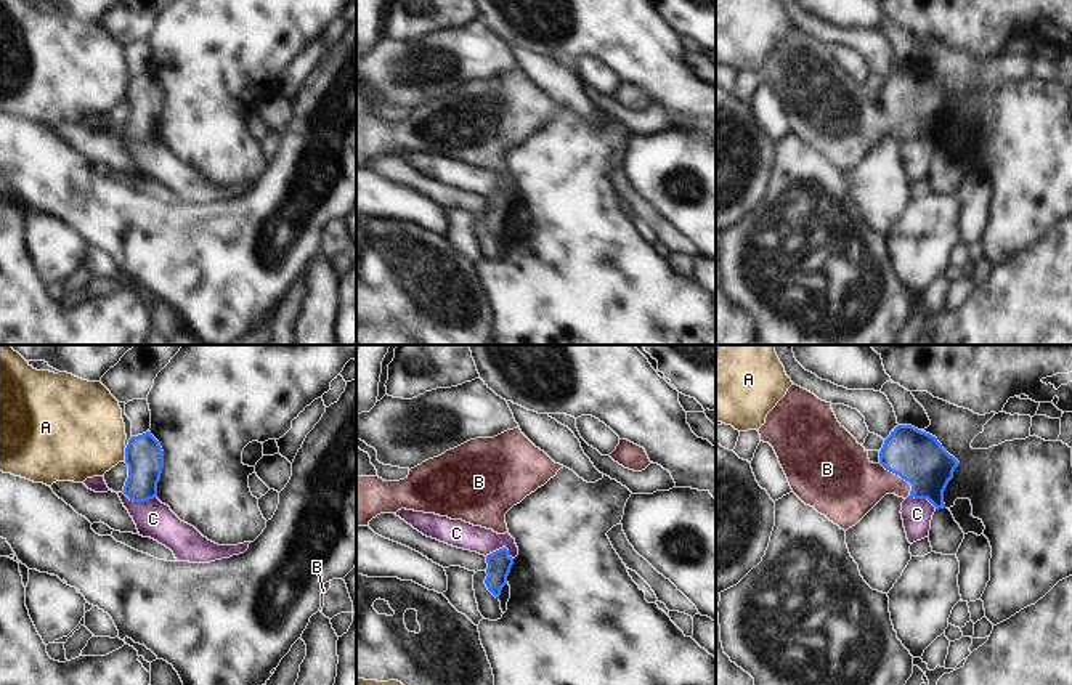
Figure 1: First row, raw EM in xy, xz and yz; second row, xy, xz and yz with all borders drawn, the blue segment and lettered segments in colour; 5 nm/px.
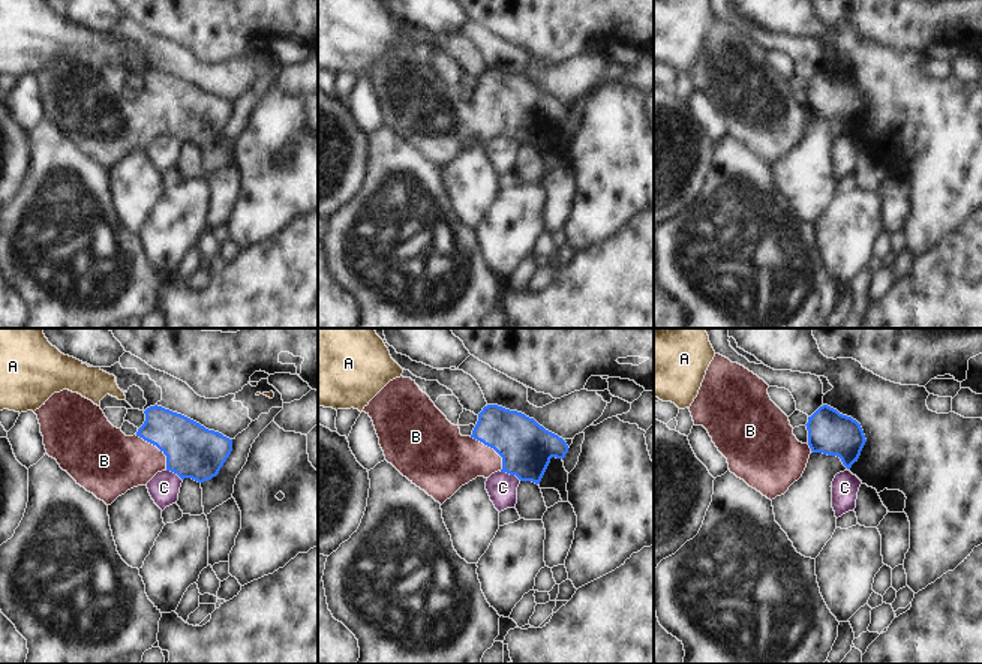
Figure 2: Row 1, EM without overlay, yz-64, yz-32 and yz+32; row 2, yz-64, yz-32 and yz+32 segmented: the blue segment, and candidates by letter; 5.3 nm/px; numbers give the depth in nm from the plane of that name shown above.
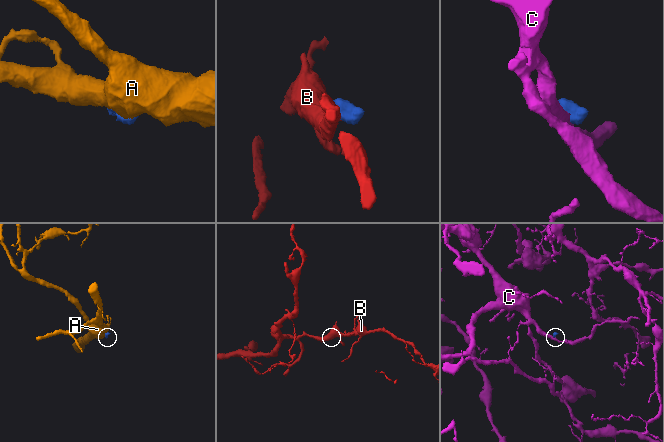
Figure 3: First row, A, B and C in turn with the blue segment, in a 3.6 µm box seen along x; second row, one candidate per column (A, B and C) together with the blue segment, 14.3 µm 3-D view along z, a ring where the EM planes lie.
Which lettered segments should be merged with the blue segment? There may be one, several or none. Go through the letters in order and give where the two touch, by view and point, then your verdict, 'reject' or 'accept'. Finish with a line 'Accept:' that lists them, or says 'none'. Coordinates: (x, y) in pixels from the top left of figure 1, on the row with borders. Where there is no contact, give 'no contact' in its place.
A: xy (125, 453) | reject
B: yz (901, 477) | accept
C: xy (138, 501) | reject
Accept: B

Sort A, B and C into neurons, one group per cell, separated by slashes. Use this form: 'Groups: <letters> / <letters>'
Groups: A / B / C

